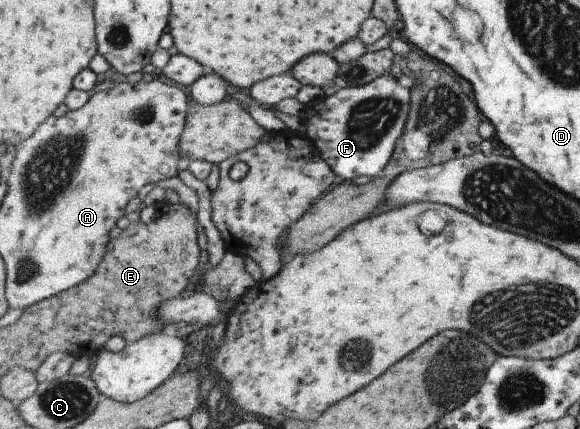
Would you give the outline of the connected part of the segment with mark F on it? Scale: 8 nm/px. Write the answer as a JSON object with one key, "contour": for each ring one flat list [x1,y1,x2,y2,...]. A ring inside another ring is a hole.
{"contour":[[386,73,368,85,342,88,331,96,316,98,306,104,302,115,302,121,306,125,306,137,336,173,339,182,354,181,360,175,376,179,385,171,408,123,410,99,413,99,410,84,406,78,397,80,390,73]]}

